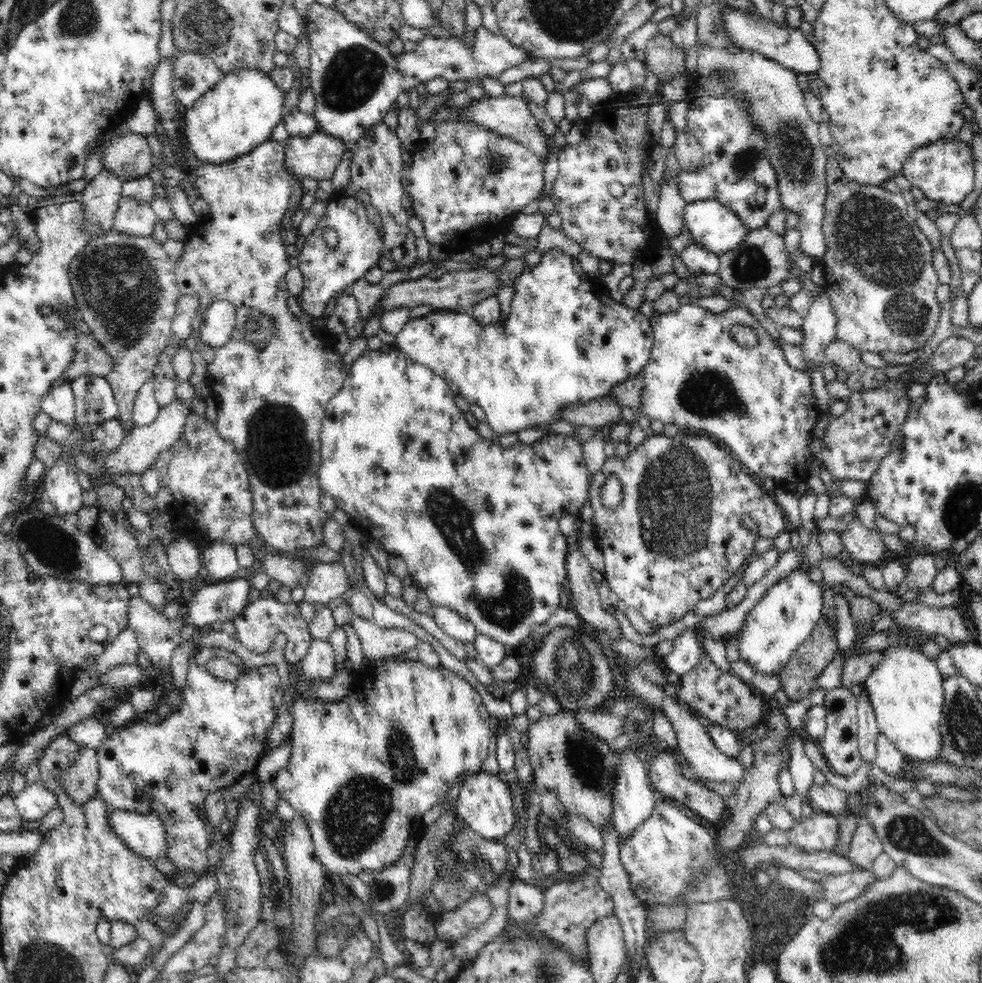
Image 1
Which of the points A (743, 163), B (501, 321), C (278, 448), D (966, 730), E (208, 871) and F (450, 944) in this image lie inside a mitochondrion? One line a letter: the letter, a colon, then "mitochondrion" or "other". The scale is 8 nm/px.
A: mitochondrion
B: other
C: mitochondrion
D: mitochondrion
E: other
F: other

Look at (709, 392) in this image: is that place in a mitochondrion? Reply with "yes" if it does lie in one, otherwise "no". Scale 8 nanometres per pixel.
yes

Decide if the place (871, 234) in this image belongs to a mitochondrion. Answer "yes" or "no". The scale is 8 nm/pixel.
yes

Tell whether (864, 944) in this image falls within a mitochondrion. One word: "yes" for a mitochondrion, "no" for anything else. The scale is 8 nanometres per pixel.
yes

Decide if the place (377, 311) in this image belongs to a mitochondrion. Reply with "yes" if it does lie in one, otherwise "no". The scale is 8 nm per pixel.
no

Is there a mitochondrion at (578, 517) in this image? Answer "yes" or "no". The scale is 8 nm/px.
no

